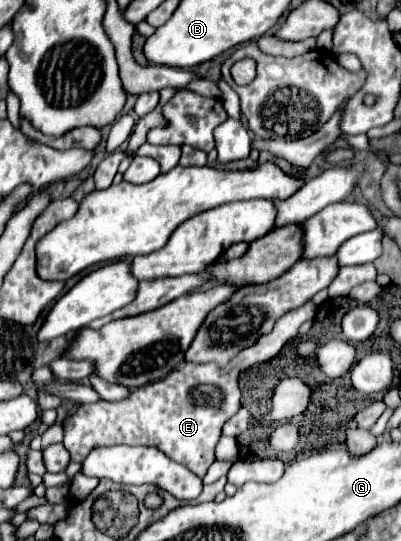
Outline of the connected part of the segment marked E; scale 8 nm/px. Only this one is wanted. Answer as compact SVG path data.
M307 302L305 306L287 312L275 322L273 332L261 336L251 348L241 350L223 370L215 364L181 364L167 378L137 388L127 400L99 400L93 404L83 404L61 424L63 430L59 424L45 430L45 434L41 436L41 448L63 440L63 446L69 450L71 461L82 463L91 448L97 446L155 446L165 456L179 464L185 464L193 474L203 478L207 468L215 460L215 446L221 436L223 424L241 408L241 390L237 386L239 374L253 364L275 358L281 348L297 336L299 326L307 320L313 320L313 314L313 302Z

